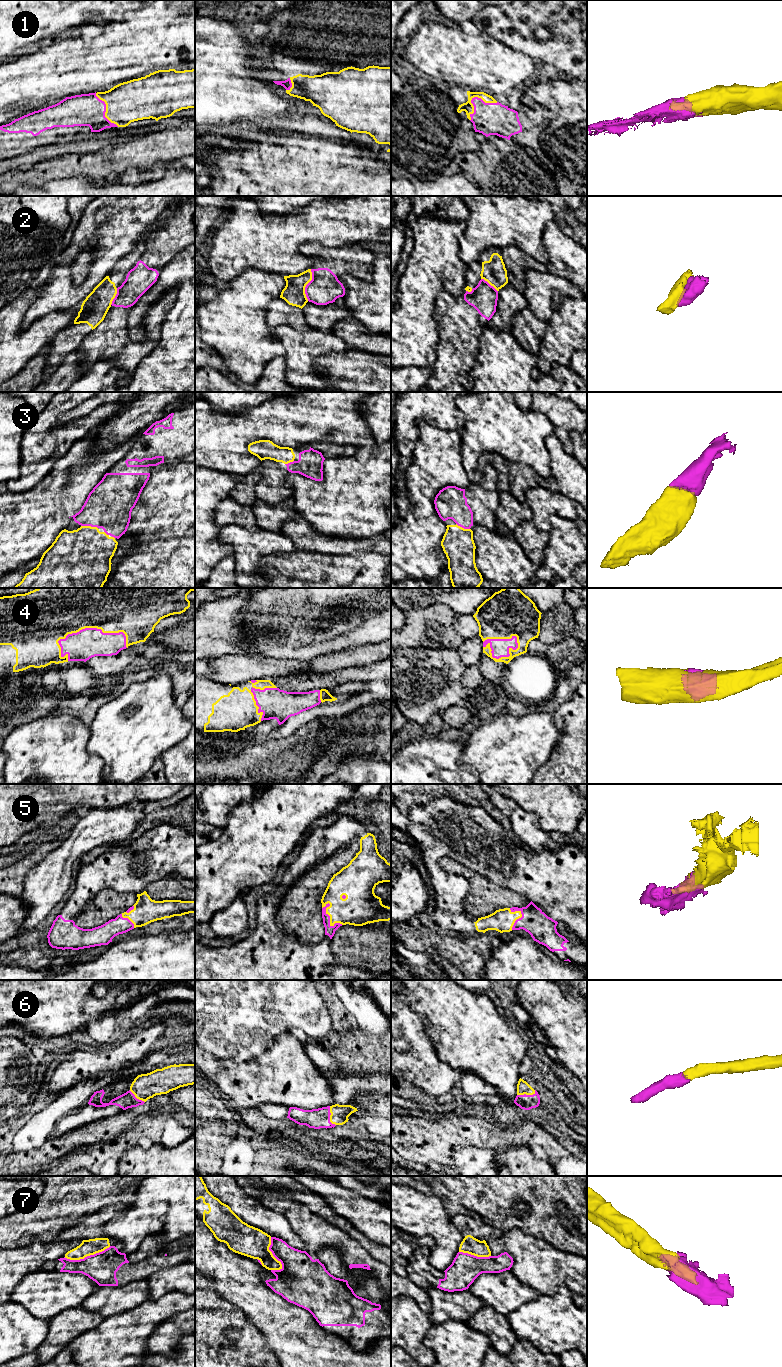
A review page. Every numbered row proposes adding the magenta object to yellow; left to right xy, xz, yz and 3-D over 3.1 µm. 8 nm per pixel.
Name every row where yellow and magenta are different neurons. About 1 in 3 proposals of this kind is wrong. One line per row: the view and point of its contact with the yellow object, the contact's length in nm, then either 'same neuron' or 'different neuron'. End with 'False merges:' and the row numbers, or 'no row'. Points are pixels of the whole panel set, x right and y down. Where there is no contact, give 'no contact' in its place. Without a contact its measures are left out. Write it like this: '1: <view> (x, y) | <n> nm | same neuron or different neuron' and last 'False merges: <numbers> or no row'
1: yz (474, 96) | 260 nm | same neuron
2: xz (306, 284) | 260 nm | different neuron
3: xy (89, 526) | 140 nm | same neuron
4: xy (97, 628) | 550 nm | same neuron
5: xz (330, 920) | 220 nm | same neuron
6: xz (330, 1116) | 170 nm | same neuron
7: xy (87, 1255) | 380 nm | different neuron
False merges: 2, 7

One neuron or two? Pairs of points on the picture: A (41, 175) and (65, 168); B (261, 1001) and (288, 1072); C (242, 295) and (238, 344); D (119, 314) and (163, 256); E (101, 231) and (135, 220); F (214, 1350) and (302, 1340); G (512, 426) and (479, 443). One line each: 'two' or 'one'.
A: one
B: two
C: one
D: one
E: one
F: two
G: one

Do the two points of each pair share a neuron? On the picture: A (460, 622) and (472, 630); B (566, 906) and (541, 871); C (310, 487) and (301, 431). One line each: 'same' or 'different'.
A: same
B: same
C: different

